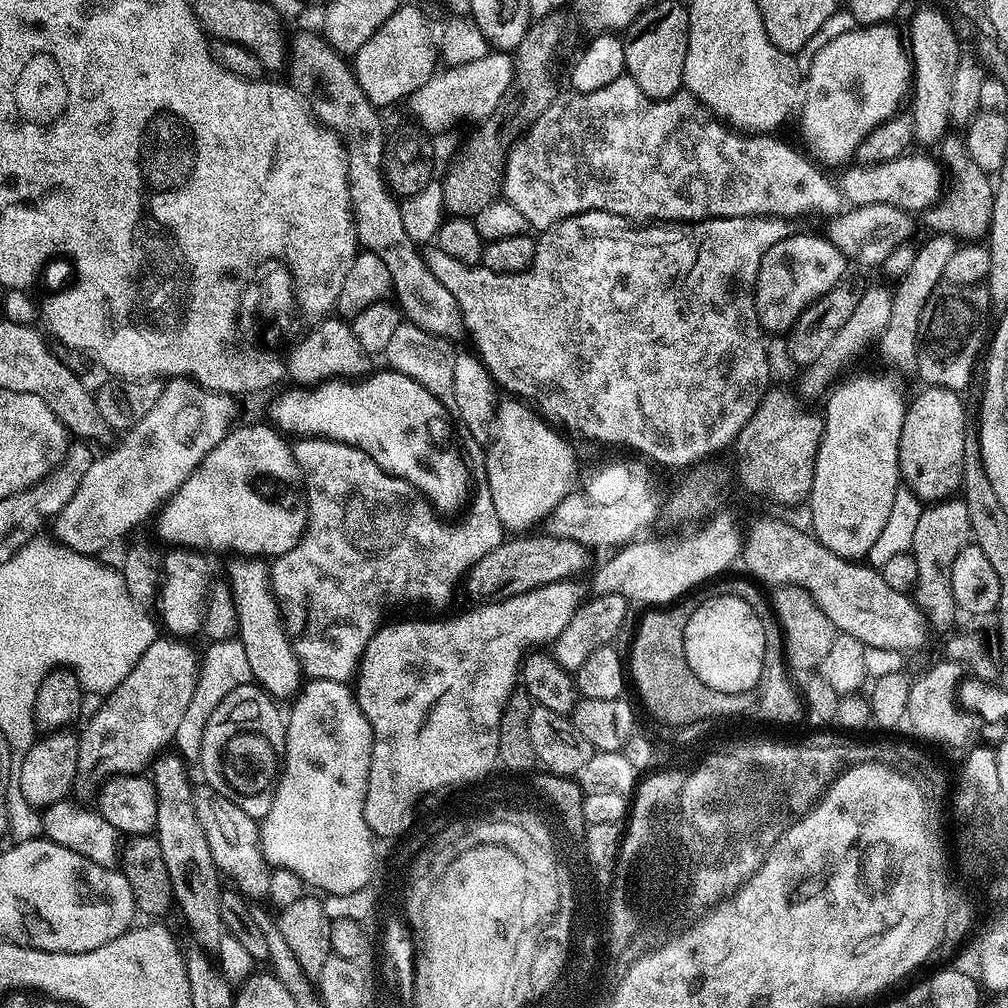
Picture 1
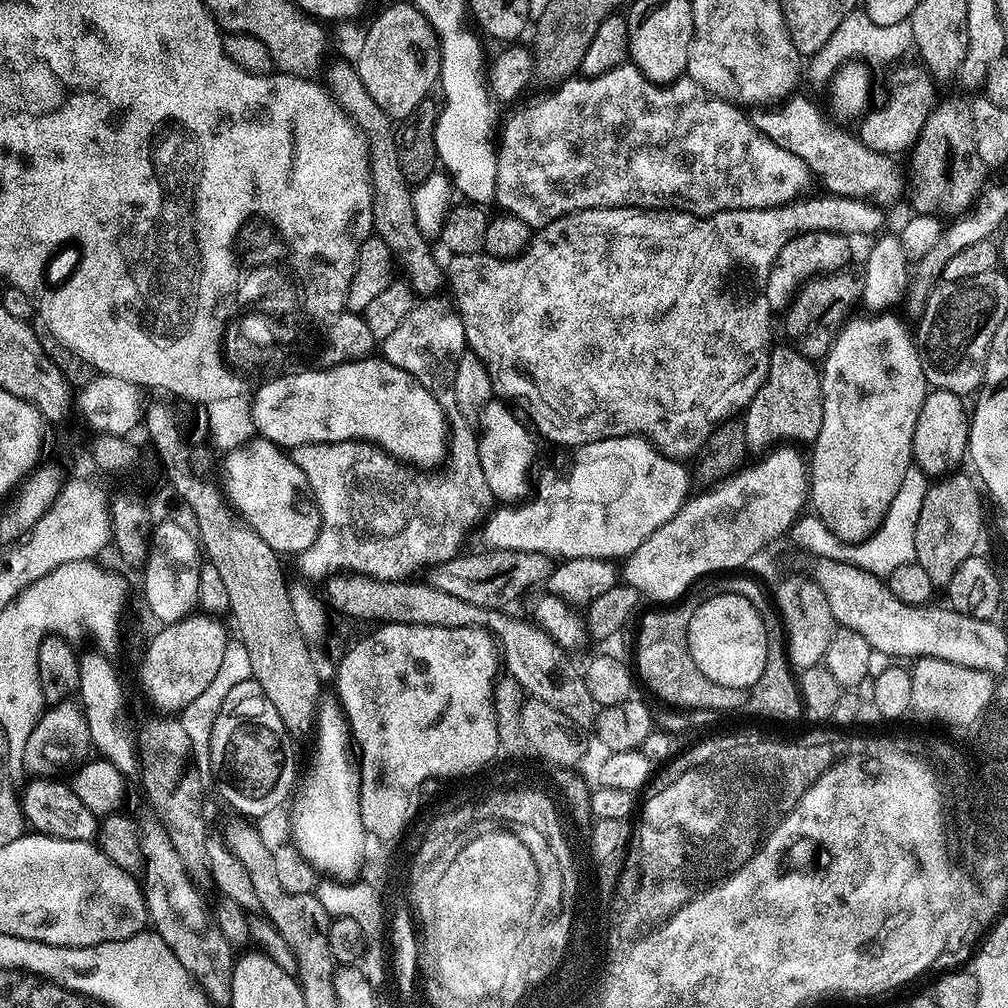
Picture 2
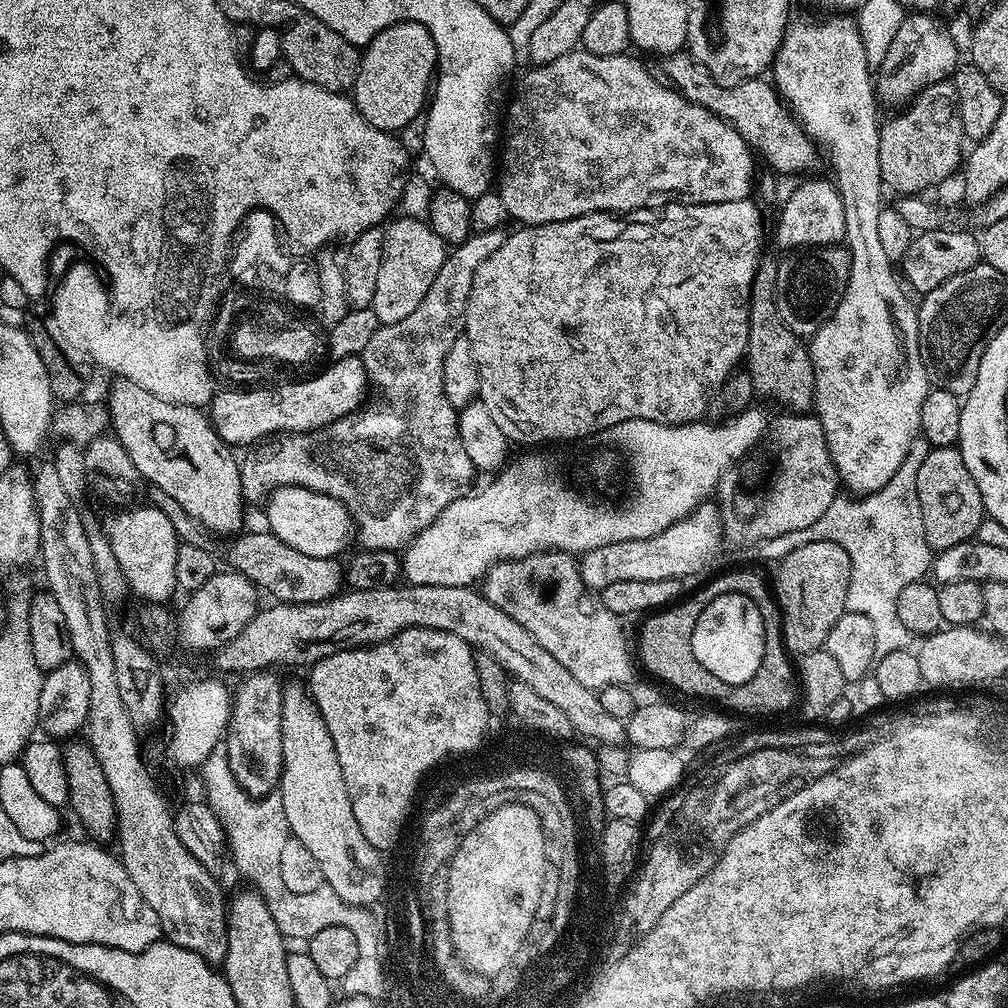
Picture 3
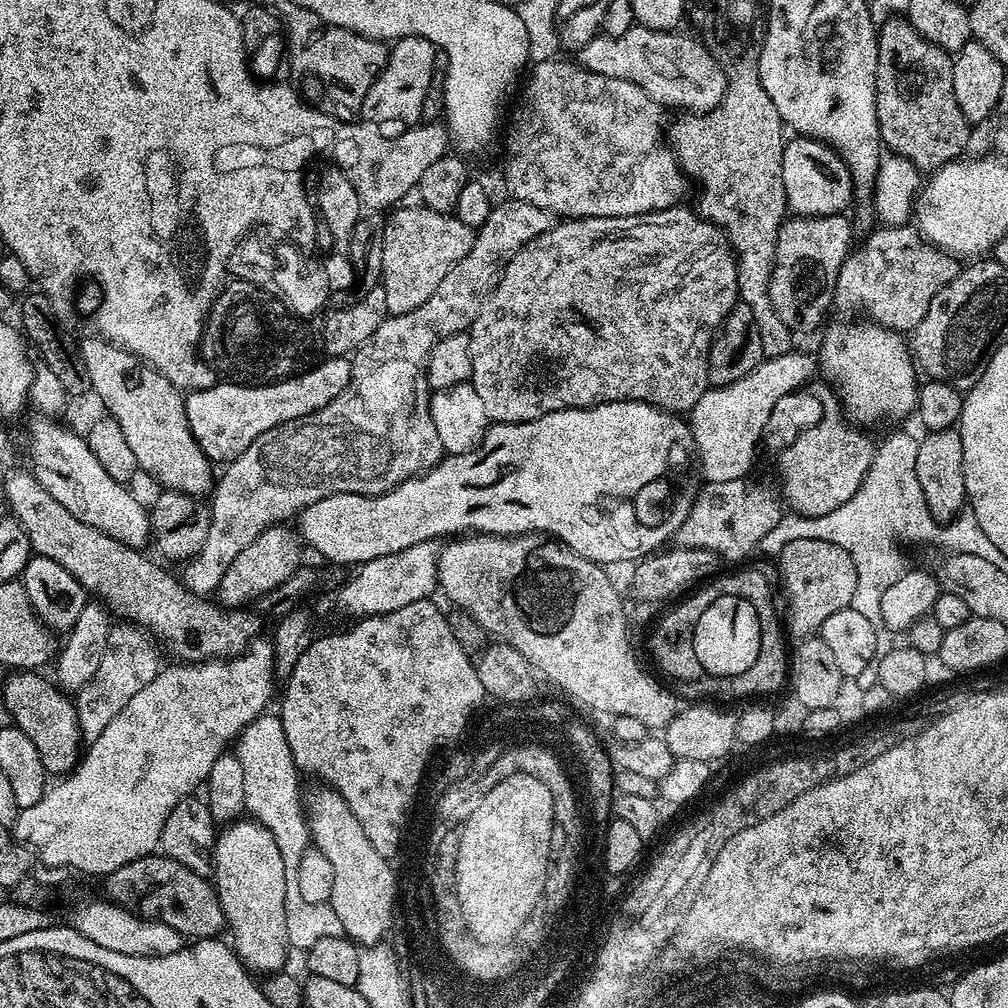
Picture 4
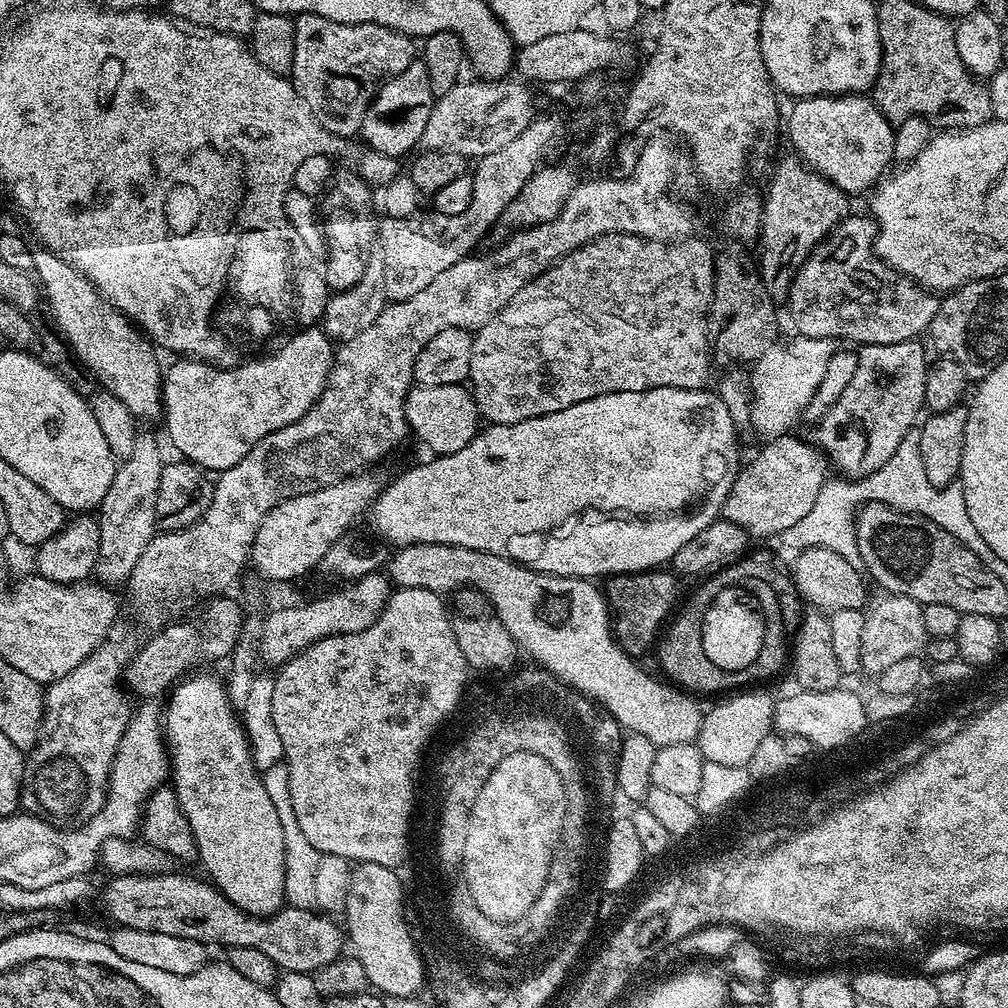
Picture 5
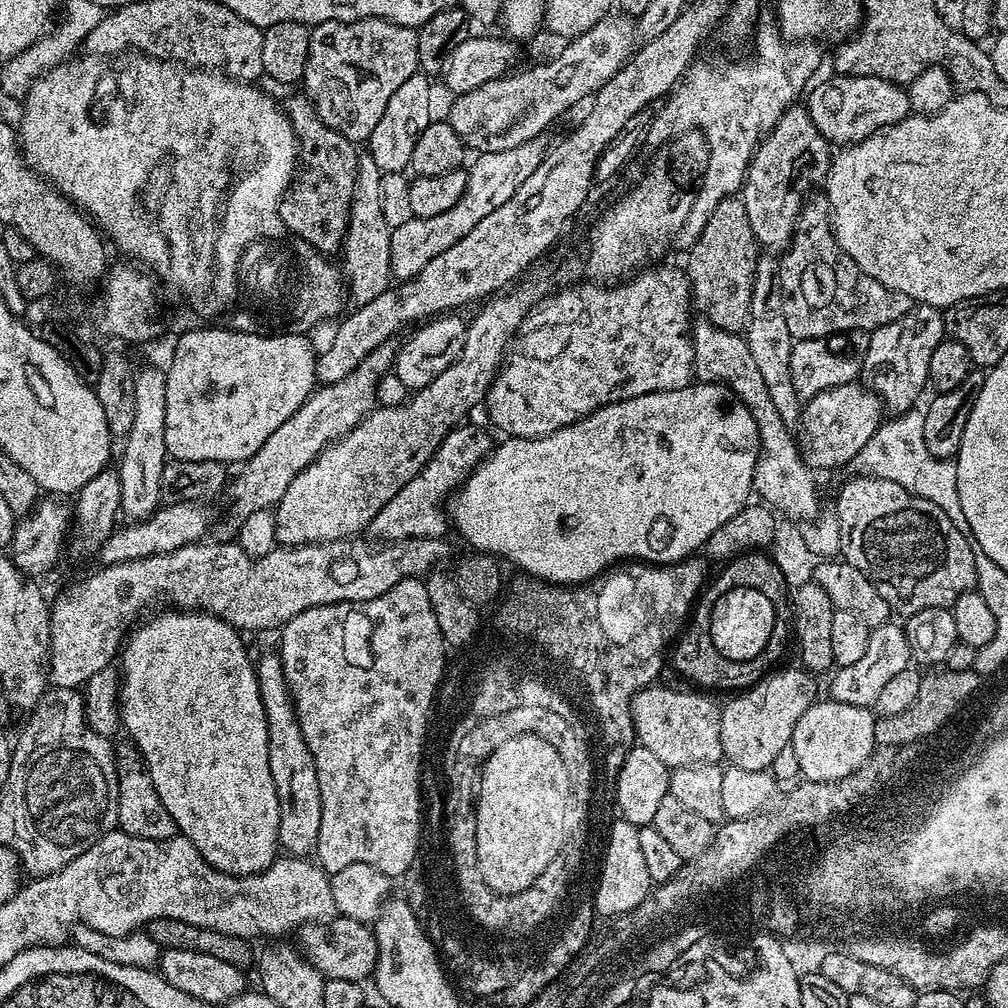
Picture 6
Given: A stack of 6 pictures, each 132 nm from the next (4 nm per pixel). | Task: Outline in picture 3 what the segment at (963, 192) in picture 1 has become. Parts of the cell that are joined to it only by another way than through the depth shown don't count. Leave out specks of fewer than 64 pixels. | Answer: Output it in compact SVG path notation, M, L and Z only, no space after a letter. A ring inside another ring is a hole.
M940 80L937 84L930 84L927 88L923 88L917 96L912 97L908 101L907 105L899 109L900 112L897 116L892 116L883 121L880 125L880 137L878 138L878 166L882 170L882 178L884 179L885 185L889 189L892 188L896 191L896 194L924 194L928 191L935 189L936 185L942 182L944 178L954 174L961 167L962 157L966 152L966 137L964 135L964 128L960 124L960 115L956 109L956 88L948 80Z

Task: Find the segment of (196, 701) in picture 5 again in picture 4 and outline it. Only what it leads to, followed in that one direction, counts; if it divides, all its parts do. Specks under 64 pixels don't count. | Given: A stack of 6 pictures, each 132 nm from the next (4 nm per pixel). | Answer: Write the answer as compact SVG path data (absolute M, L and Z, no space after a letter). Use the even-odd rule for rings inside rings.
M241 818L233 823L229 823L217 835L214 849L214 887L224 911L227 931L229 933L232 931L232 940L230 939L231 947L234 949L236 955L239 956L244 967L253 974L271 974L285 971L287 964L284 963L288 960L288 952L290 953L288 935L286 934L286 866L282 862L282 850L278 850L278 842L274 842L274 834L270 834L270 830L266 830L266 826L262 826L252 818Z

